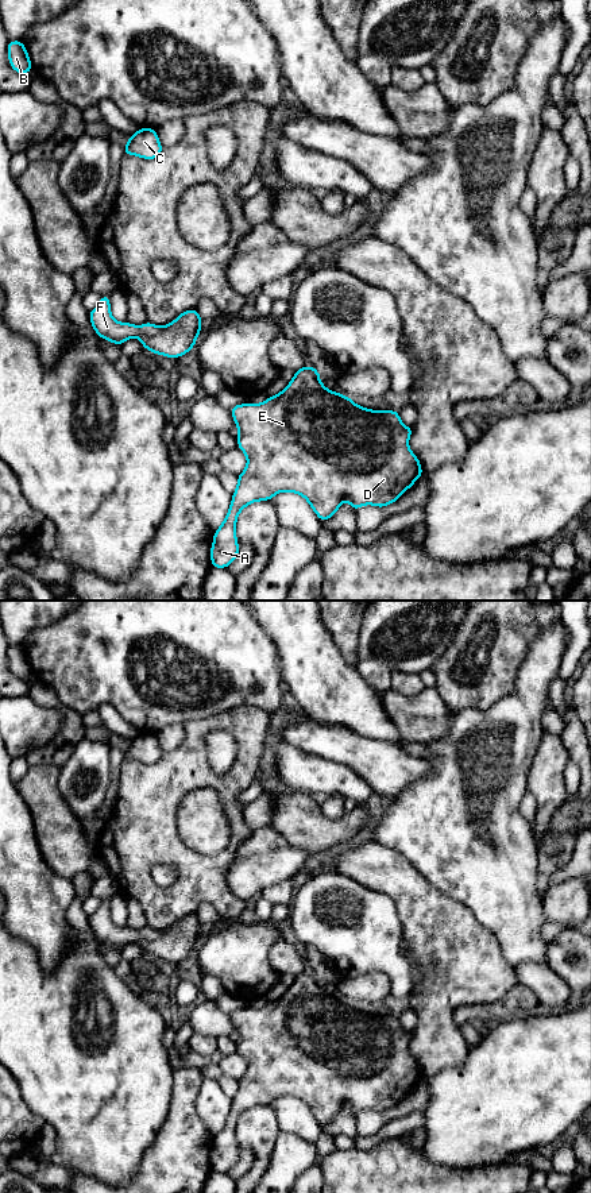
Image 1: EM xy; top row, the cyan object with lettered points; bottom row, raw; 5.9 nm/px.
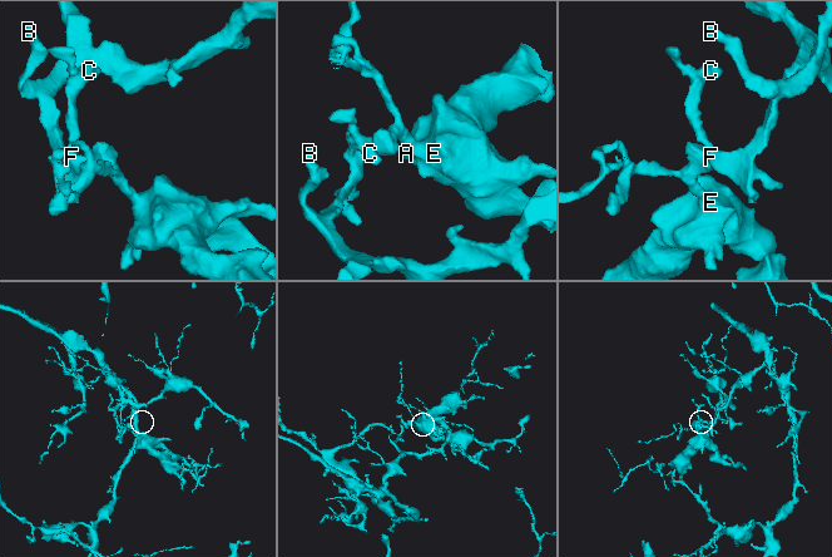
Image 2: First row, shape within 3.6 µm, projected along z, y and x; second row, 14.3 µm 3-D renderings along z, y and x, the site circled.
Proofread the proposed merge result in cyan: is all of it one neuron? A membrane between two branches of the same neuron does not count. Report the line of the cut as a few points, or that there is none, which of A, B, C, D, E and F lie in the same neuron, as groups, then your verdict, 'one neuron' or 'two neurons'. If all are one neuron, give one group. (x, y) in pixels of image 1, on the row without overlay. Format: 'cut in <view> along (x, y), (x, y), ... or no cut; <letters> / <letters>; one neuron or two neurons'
no cut; A B C D E F; one neuron

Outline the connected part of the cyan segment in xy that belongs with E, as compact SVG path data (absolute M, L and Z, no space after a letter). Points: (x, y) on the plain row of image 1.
M312 970L296 976L287 992L264 1007L240 1008L229 1015L239 1034L237 1051L247 1061L247 1072L237 1081L237 1092L221 1131L215 1135L210 1153L215 1173L227 1173L239 1161L236 1126L239 1117L252 1107L270 1105L282 1096L296 1097L309 1107L321 1126L328 1126L345 1104L354 1115L364 1109L383 1112L395 1107L422 1081L421 1067L407 1050L413 1032L403 1030L398 1016L370 1015L344 999L328 995Z

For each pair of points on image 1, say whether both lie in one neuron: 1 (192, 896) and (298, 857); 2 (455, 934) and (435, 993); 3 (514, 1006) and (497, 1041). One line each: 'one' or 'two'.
1: two
2: one
3: two

